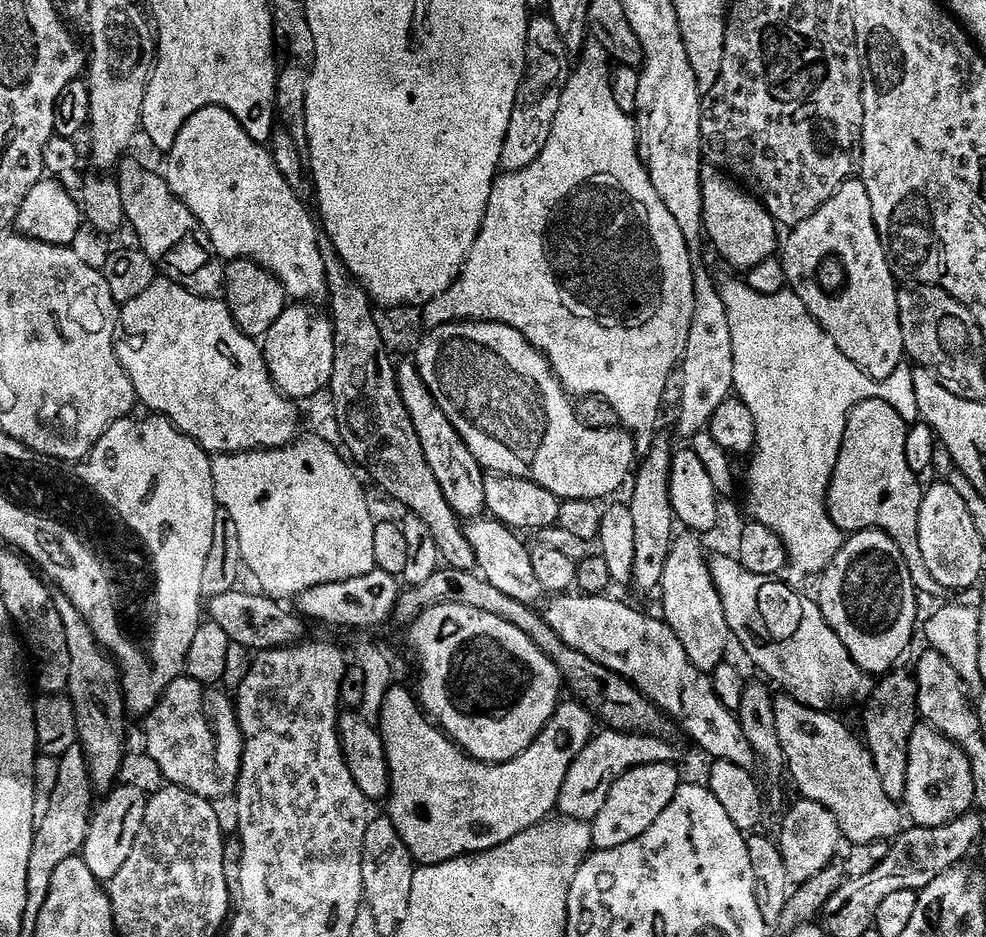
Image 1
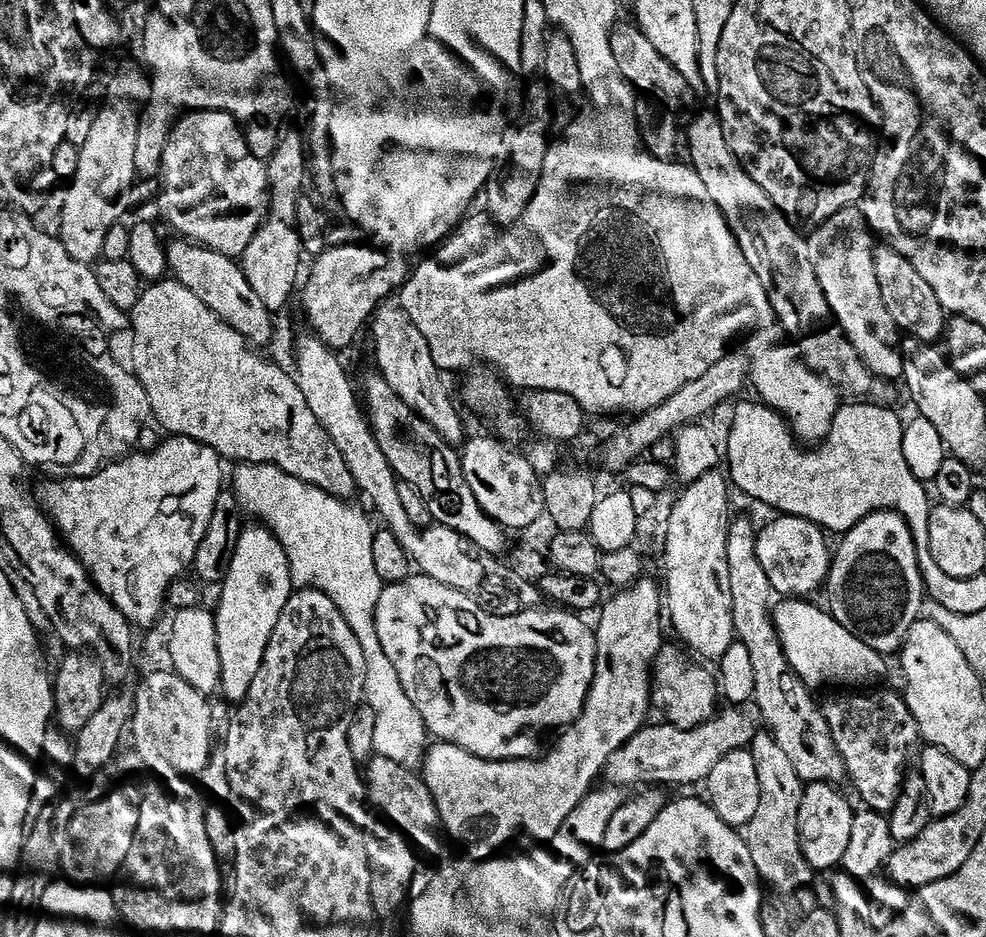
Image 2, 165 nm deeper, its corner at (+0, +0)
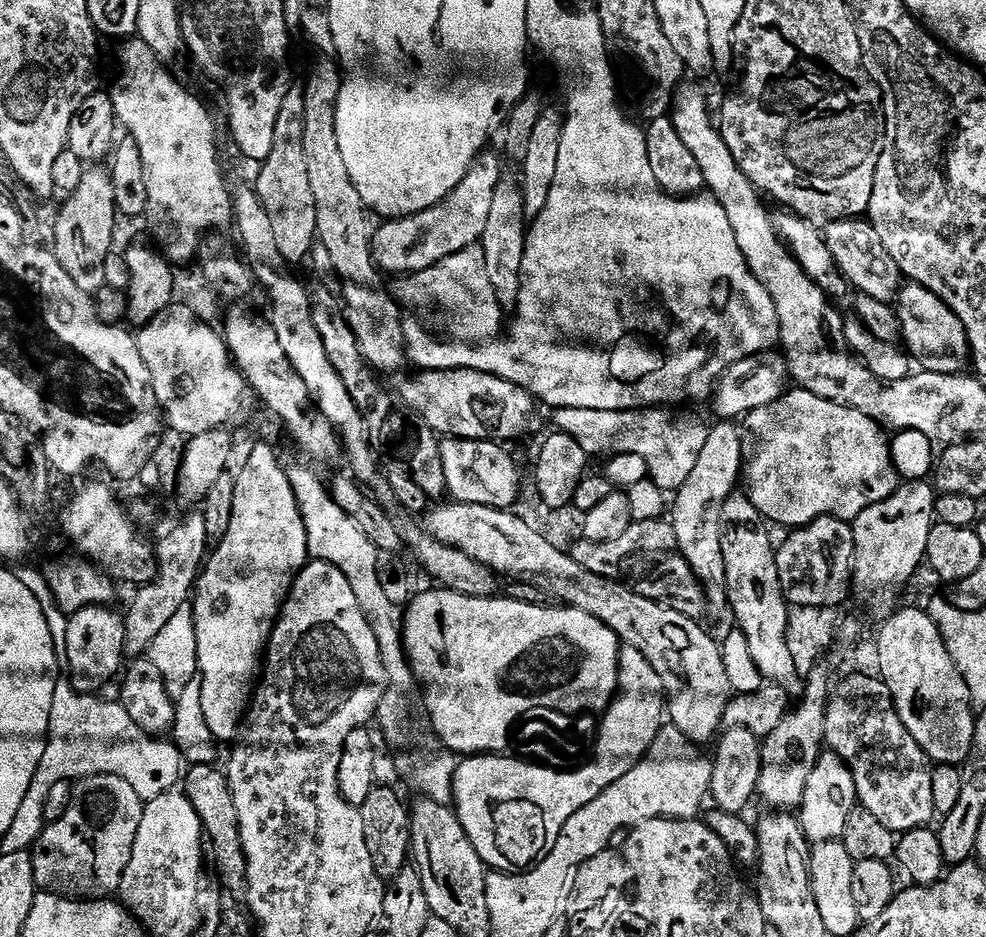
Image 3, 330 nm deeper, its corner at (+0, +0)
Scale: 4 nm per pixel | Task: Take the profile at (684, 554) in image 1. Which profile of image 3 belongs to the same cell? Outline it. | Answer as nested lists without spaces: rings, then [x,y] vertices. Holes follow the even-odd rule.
[[[716,422],[713,428],[707,429],[702,446],[702,454],[694,465],[694,471],[690,478],[686,478],[679,492],[675,493],[674,503],[670,508],[670,519],[676,530],[676,544],[679,555],[693,568],[701,586],[704,588],[707,600],[707,611],[720,616],[729,611],[728,579],[726,578],[726,558],[722,554],[722,542],[724,541],[724,507],[726,502],[737,491],[736,483],[741,483],[742,473],[746,468],[746,440],[742,435],[742,428],[736,422]]]

